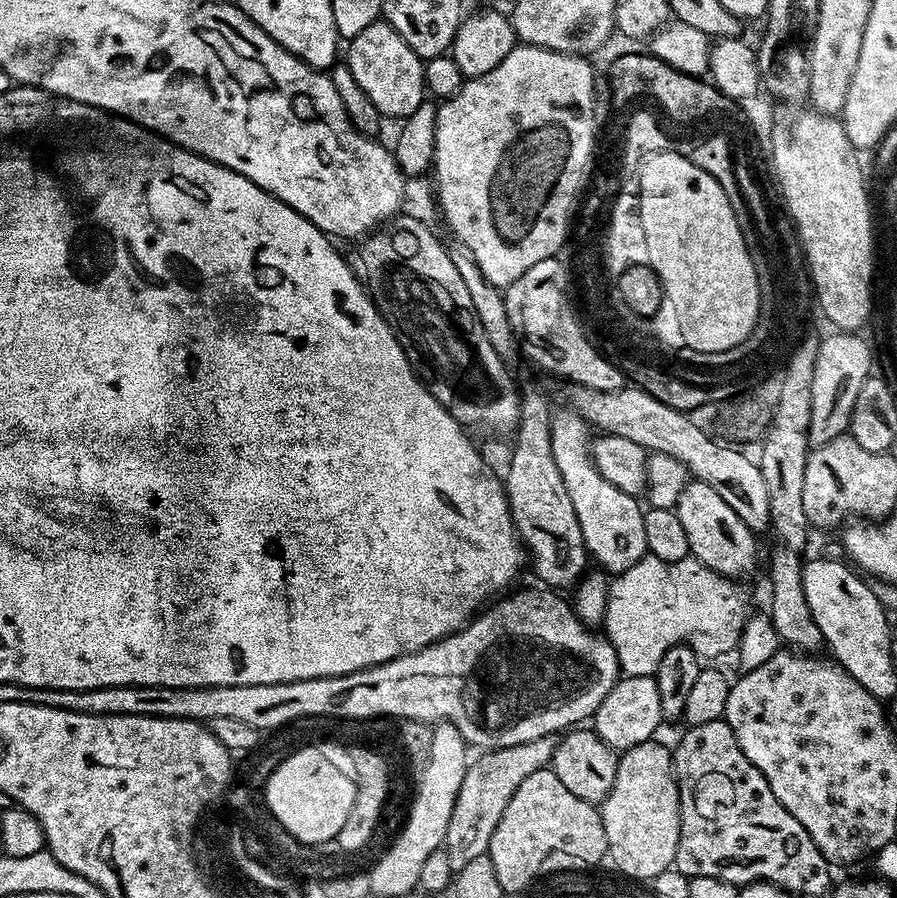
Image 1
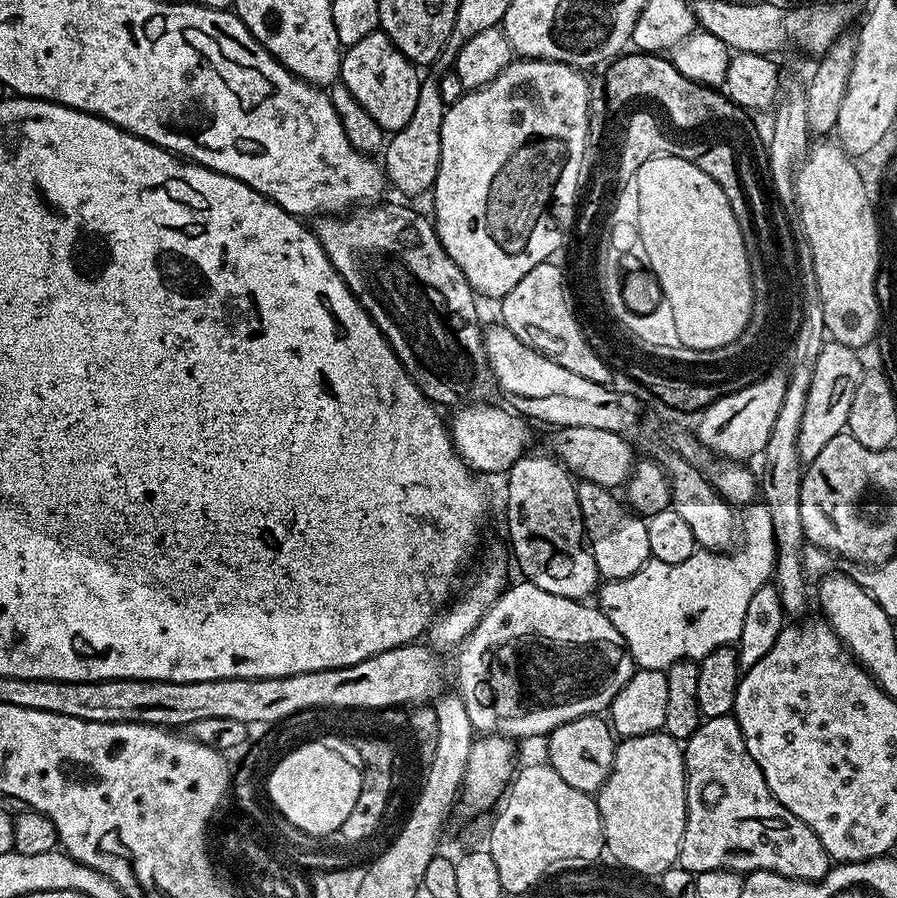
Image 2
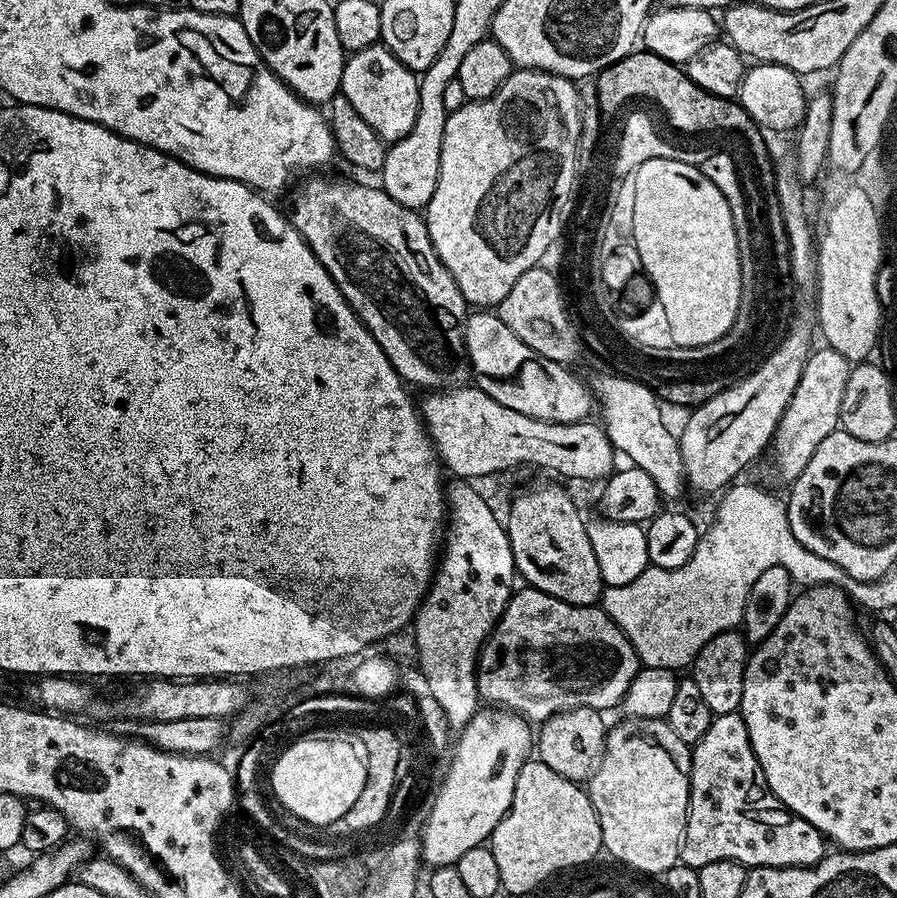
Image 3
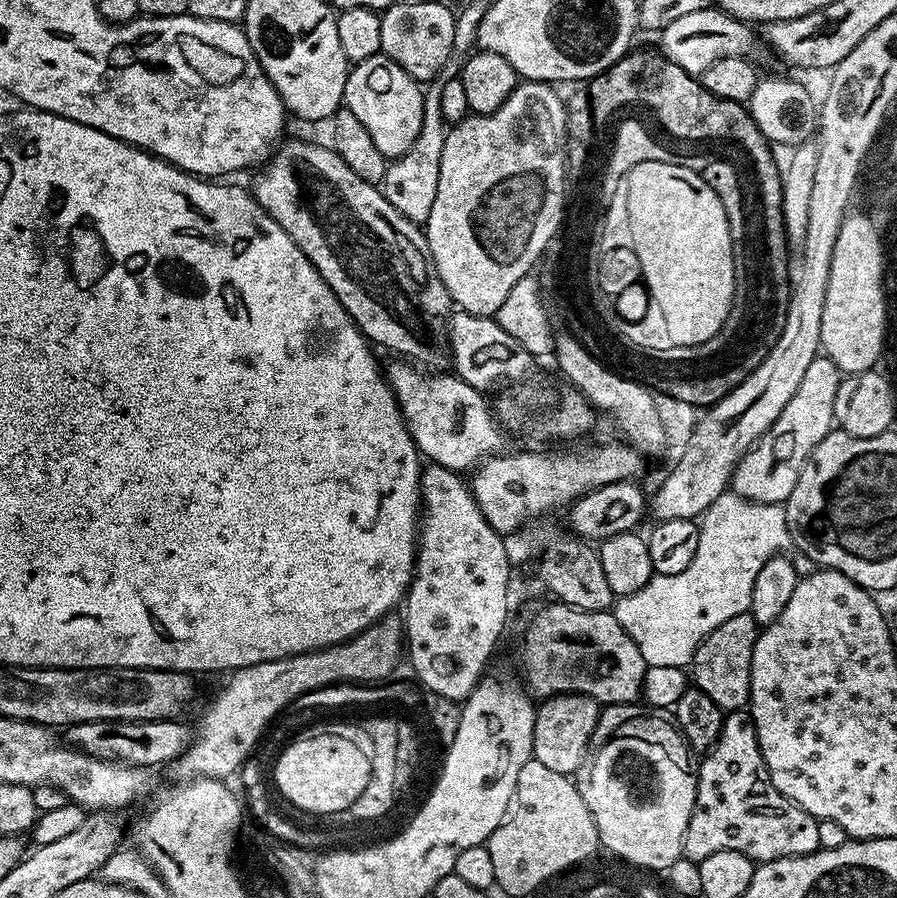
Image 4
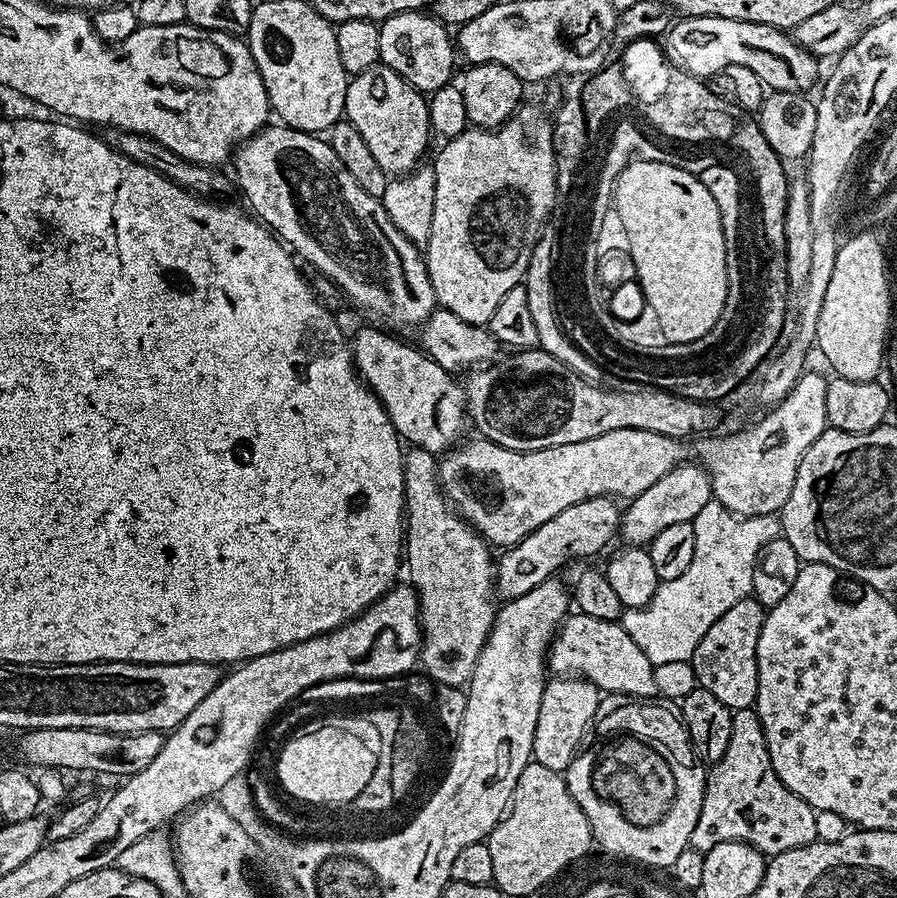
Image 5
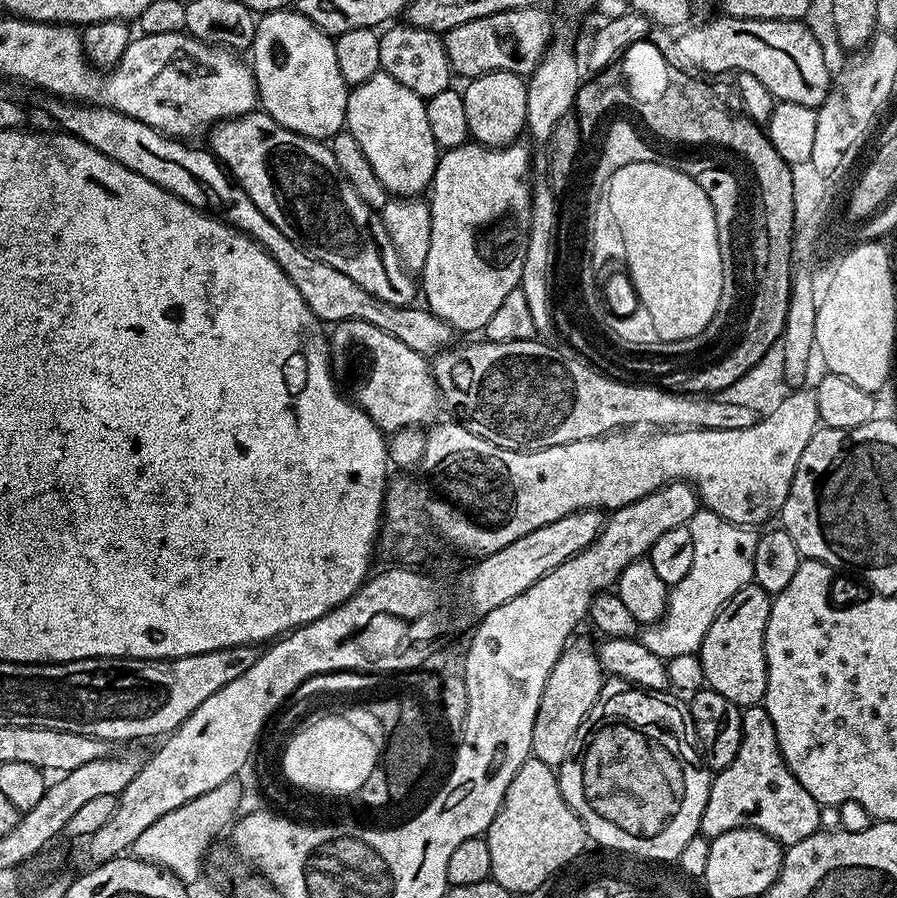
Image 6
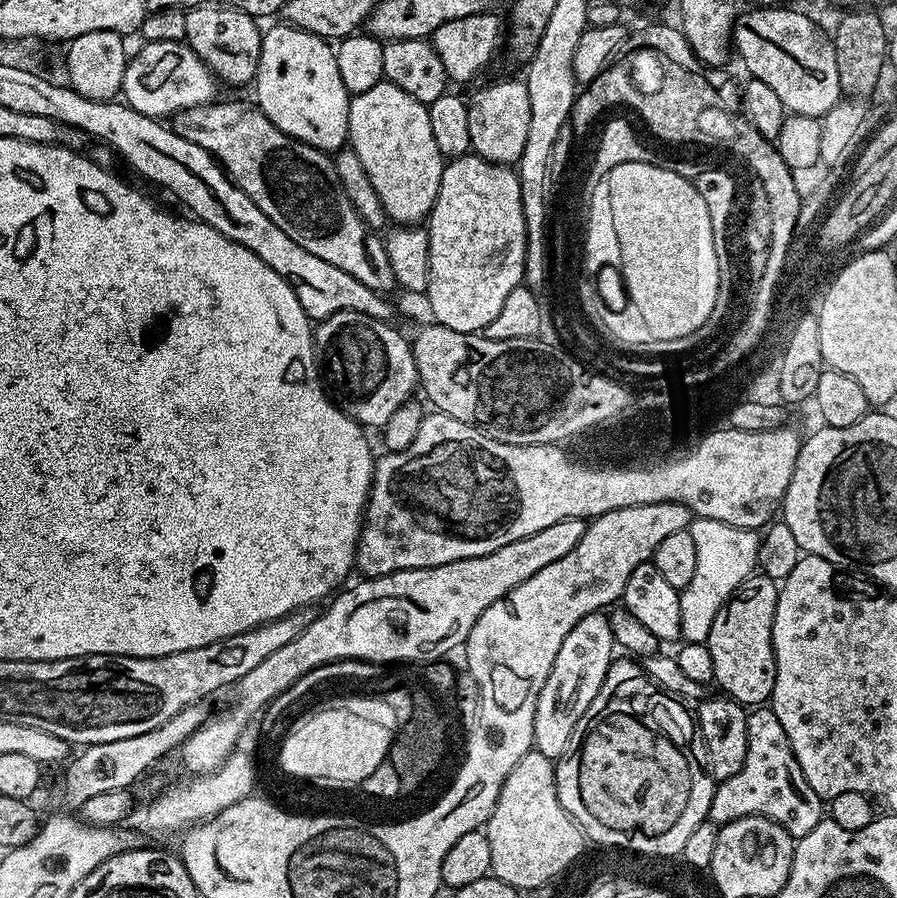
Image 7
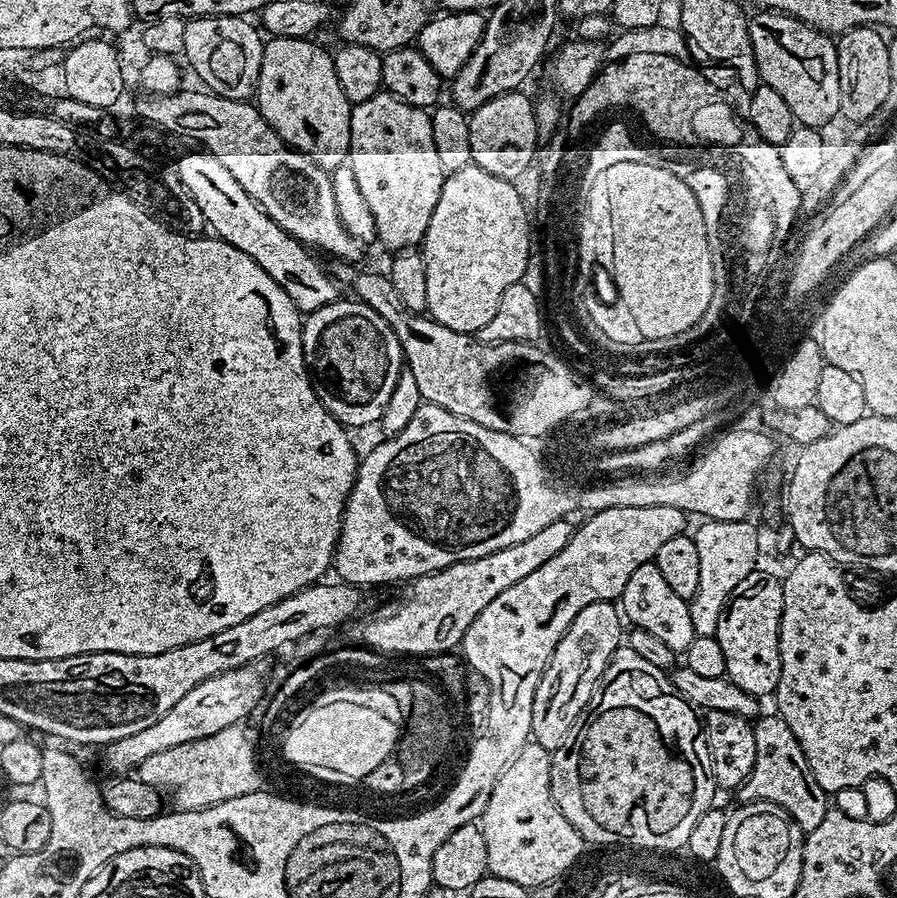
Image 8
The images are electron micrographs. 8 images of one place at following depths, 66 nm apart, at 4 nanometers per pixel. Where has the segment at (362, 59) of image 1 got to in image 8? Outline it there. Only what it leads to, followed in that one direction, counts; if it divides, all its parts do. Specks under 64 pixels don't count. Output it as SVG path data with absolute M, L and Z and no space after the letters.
M378 91L374 98L352 105L350 114L350 146L347 163L352 165L358 190L374 213L374 226L379 243L392 250L412 250L423 241L430 226L430 214L438 206L438 194L442 194L445 172L442 162L438 162L438 150L434 150L432 137L432 117L423 108L415 108L386 91Z

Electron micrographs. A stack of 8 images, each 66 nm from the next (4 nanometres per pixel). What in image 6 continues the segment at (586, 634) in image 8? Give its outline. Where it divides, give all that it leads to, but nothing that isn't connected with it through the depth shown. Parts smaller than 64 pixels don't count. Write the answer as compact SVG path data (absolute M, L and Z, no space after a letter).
M575 646L564 649L546 678L538 714L534 718L531 755L535 759L546 762L546 766L553 770L559 769L560 763L568 757L568 751L572 748L578 726L582 726L582 722L590 714L605 683L606 676L600 673L600 664L590 649Z

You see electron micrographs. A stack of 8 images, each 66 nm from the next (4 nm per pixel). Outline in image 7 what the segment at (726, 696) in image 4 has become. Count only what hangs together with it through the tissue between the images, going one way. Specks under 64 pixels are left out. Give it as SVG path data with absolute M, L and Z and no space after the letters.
M763 574L747 576L724 603L710 626L707 646L714 658L715 687L723 695L745 706L764 706L772 699L776 659L772 645L774 610L780 593L777 581Z

